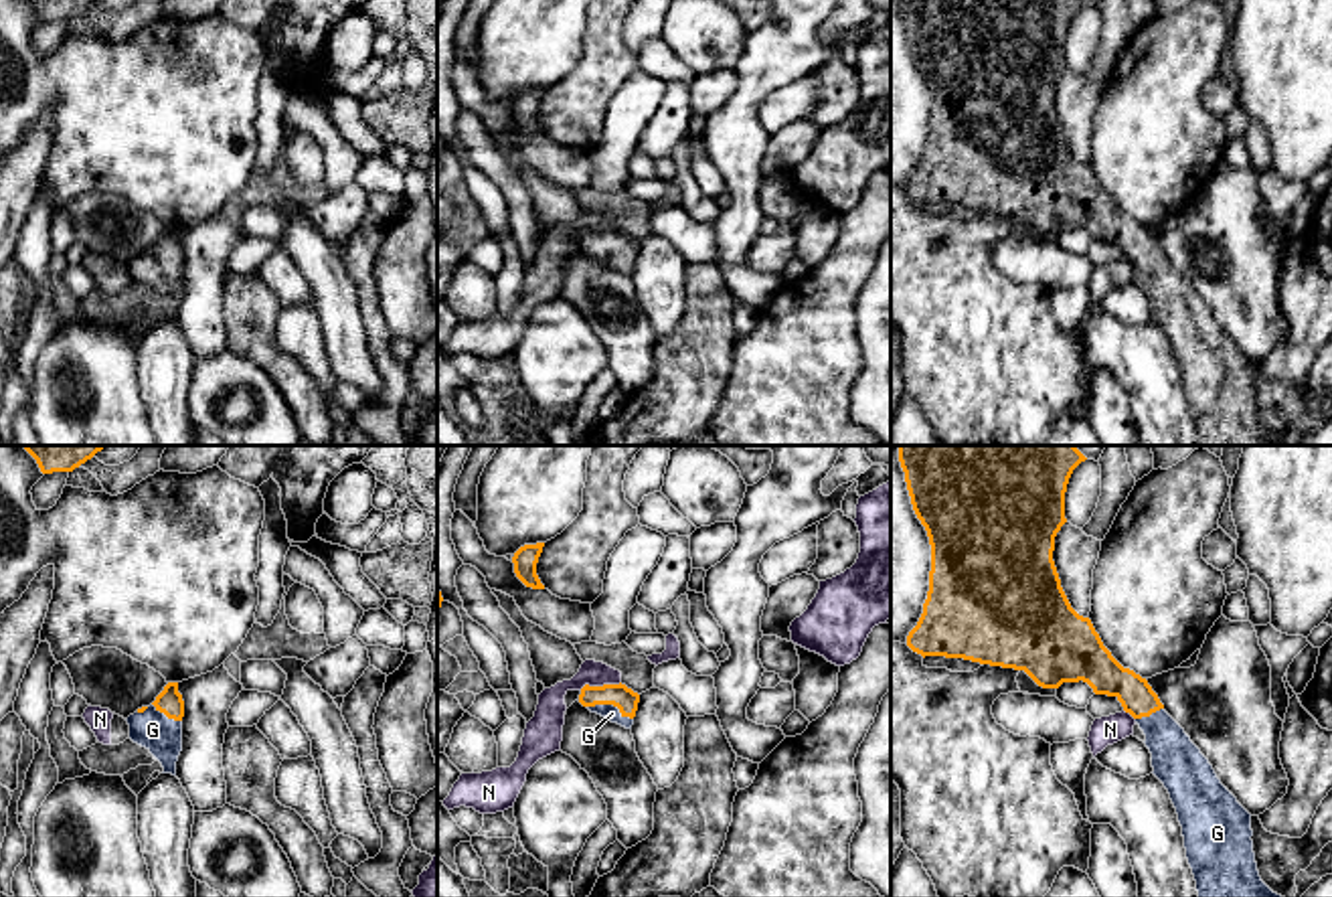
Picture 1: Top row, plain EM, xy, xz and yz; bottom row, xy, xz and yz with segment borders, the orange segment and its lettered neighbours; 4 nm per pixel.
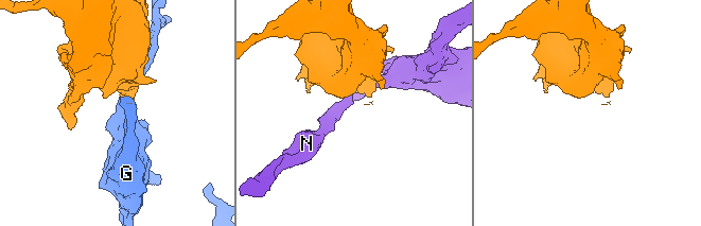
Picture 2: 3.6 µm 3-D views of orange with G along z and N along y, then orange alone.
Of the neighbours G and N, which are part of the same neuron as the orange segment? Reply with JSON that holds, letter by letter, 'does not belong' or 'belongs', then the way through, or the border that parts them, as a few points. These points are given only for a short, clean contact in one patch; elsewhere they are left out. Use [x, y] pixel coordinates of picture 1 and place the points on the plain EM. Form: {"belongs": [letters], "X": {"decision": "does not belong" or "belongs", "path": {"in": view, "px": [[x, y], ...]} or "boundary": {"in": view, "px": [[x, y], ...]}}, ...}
{"belongs": ["G"], "G": {"decision": "belongs", "path": {"in": "xz", "px": [[618, 241], [610, 250], [612, 260]]}}, "N": {"decision": "does not belong", "boundary": {"in": "xz", "px": [[620, 227], [584, 231], [579, 235]]}}}

